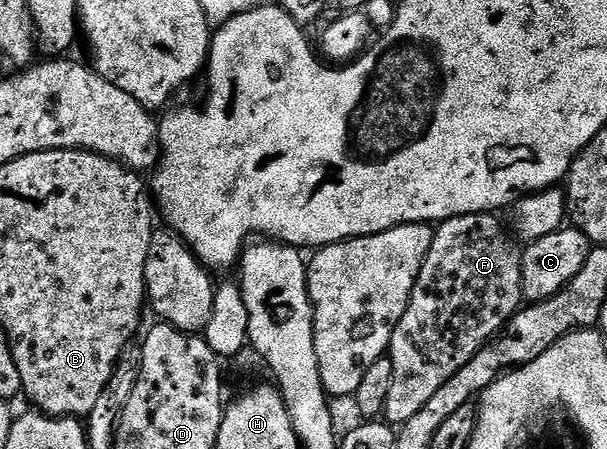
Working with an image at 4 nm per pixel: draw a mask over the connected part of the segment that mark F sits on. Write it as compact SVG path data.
M473 213L453 217L434 229L434 242L420 267L408 307L390 340L392 387L388 387L385 420L391 426L405 426L436 391L456 375L487 344L494 332L518 312L523 304L522 255L511 230L497 221L494 213Z

